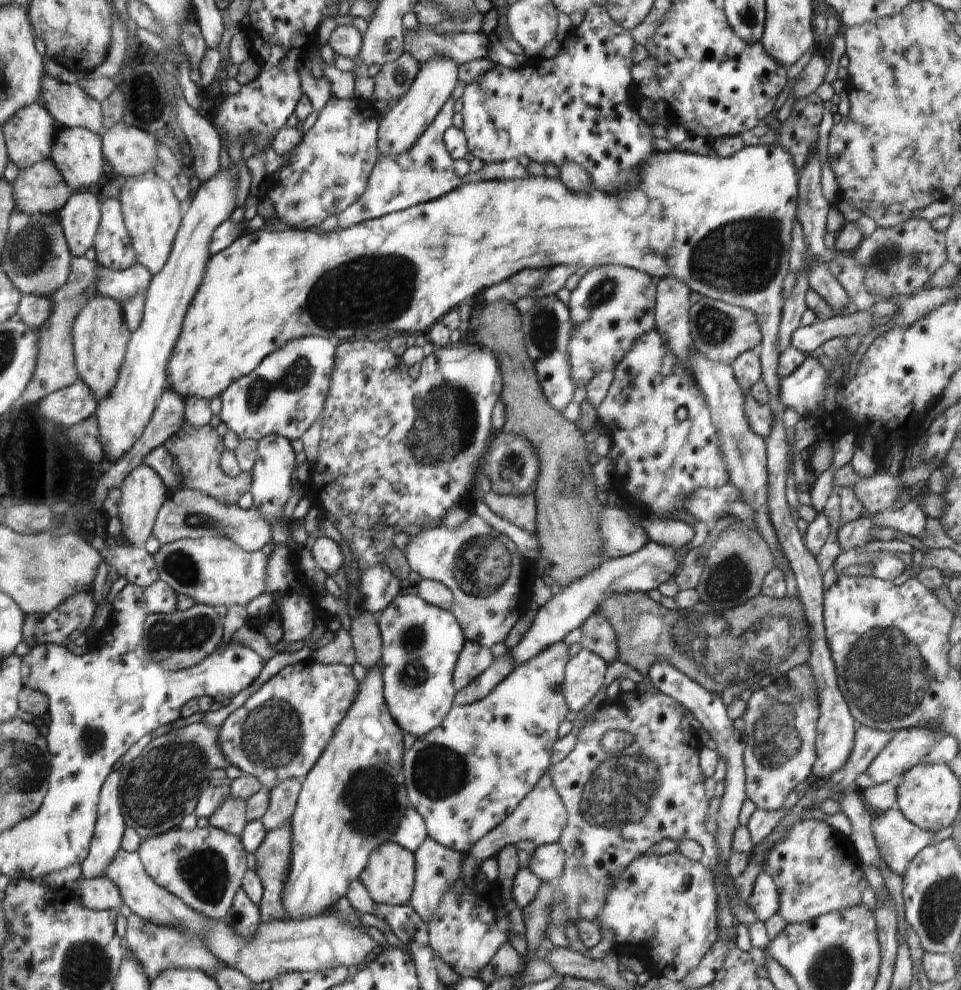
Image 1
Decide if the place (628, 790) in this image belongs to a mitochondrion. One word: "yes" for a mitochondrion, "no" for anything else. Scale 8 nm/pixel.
yes

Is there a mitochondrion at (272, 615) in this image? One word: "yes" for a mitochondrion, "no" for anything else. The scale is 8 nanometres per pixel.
no

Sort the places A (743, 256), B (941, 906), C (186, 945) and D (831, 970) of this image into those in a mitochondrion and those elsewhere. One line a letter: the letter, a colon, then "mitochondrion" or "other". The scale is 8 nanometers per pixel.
A: mitochondrion
B: mitochondrion
C: mitochondrion
D: mitochondrion

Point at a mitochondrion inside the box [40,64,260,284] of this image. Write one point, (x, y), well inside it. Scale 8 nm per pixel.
(150, 96)

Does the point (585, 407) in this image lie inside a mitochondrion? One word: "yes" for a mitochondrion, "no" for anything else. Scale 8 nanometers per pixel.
no

